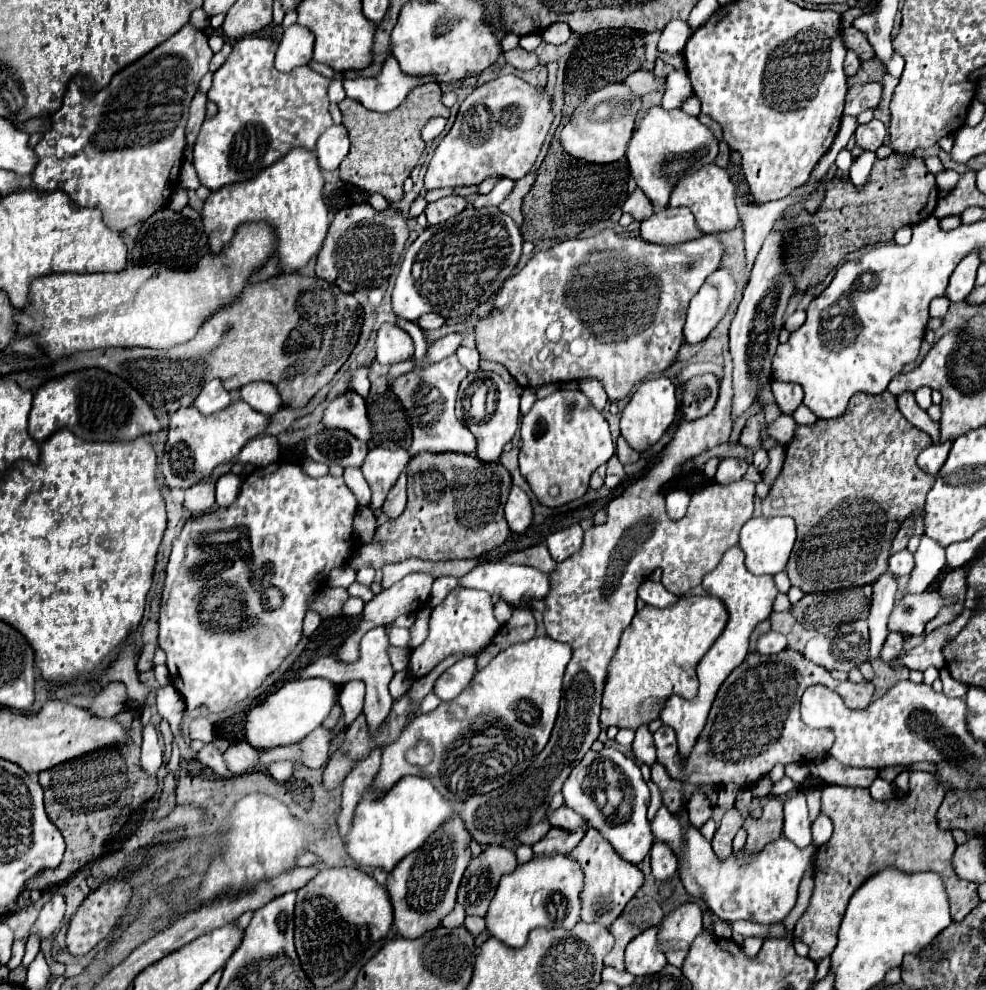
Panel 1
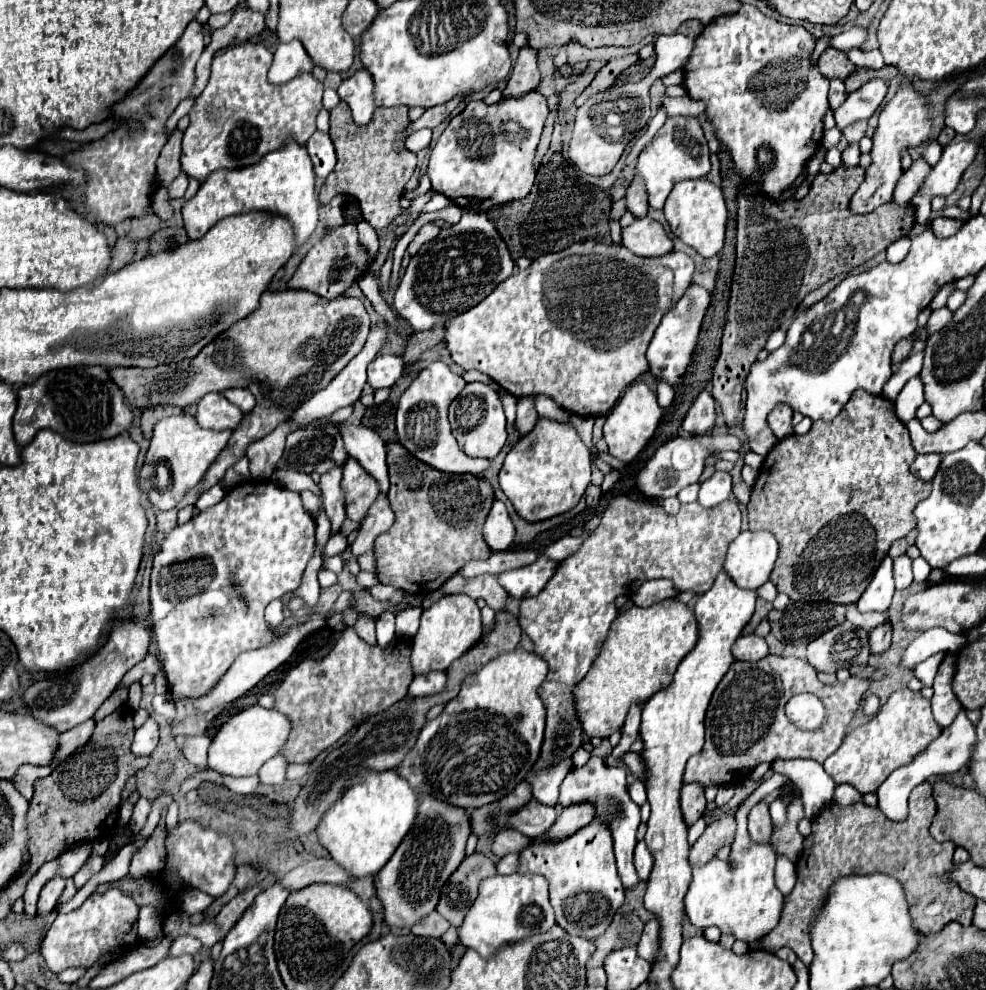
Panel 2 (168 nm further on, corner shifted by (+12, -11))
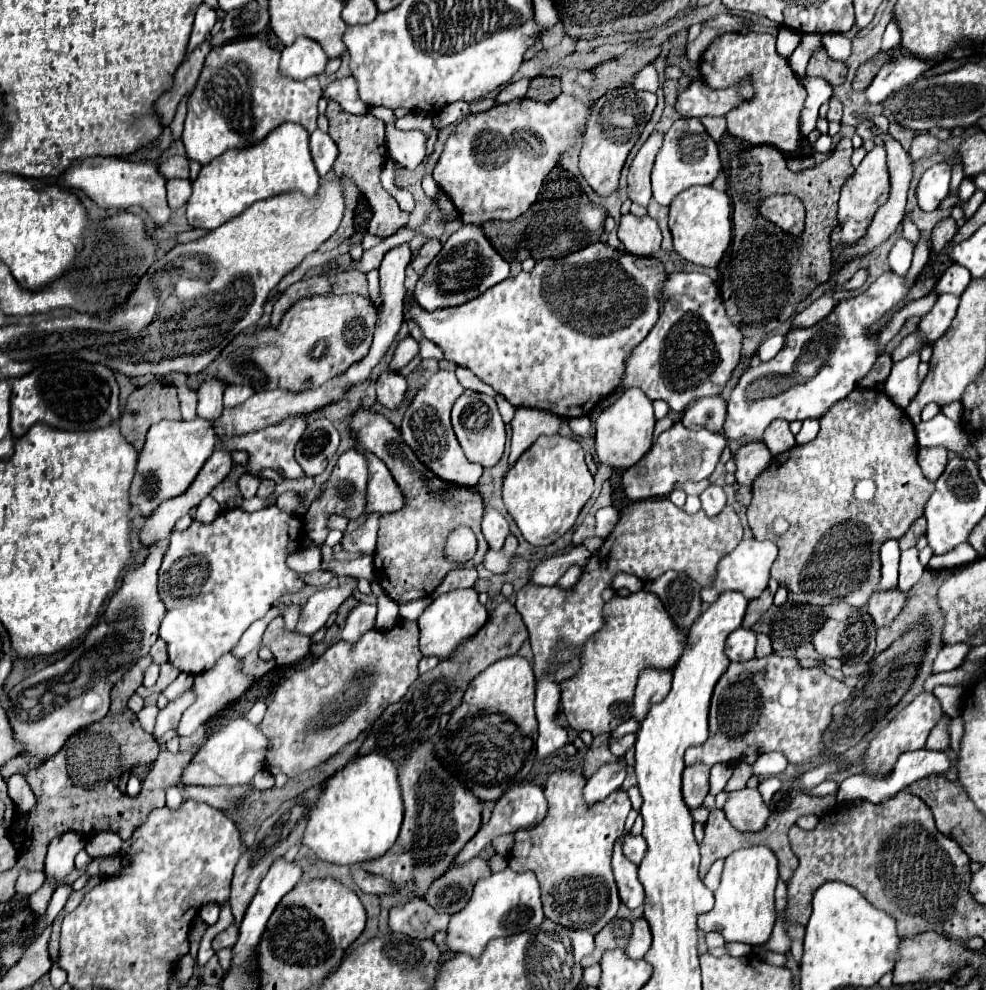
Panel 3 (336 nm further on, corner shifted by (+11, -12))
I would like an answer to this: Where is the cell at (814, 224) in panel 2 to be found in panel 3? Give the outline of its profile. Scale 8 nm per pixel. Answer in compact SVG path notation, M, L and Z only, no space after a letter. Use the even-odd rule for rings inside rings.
M842 137L830 157L804 171L792 173L786 167L786 157L772 145L756 145L732 159L728 195L732 199L734 237L730 247L730 263L722 275L722 297L730 321L742 333L742 355L732 373L732 379L750 367L758 345L794 313L818 285L830 275L830 233L838 225L838 197L842 185L854 175L850 163L852 143ZM770 195L794 195L806 207L806 227L798 237L786 235L778 225L766 221L758 213L758 205Z

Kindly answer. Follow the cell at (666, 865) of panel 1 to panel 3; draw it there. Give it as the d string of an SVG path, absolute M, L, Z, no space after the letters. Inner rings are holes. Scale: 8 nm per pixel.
M626 835L624 839L624 855L634 863L640 865L642 857L646 855L646 841L642 837L634 837L634 835Z

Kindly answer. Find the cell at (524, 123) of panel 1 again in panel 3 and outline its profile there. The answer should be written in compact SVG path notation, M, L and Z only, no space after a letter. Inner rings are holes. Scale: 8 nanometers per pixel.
M560 95L550 103L518 99L506 105L496 105L486 113L470 113L450 133L434 169L436 185L450 197L464 223L482 225L492 219L514 219L522 215L538 197L542 181L554 169L560 155L574 145L578 131L584 131L588 121L586 107L572 95Z

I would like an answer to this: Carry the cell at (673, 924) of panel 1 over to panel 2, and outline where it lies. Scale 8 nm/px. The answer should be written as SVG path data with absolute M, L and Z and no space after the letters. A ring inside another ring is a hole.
M649 920L645 922L641 940L637 944L637 954L649 962L655 960L655 952L659 946L659 922L657 920Z

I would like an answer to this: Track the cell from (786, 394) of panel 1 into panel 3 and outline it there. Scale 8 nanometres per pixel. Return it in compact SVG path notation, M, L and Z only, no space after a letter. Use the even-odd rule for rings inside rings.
M782 419L772 421L770 427L764 433L764 443L766 443L766 447L770 449L772 455L778 455L778 453L792 449L796 445L796 439L790 431L790 423L782 421Z

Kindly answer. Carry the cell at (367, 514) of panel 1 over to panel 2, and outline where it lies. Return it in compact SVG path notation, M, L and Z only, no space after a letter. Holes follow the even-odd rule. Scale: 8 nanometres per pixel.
M339 532L339 534L335 534L335 536L329 538L329 542L327 542L327 546L325 546L325 552L323 552L323 558L339 556L345 548L347 548L347 538Z

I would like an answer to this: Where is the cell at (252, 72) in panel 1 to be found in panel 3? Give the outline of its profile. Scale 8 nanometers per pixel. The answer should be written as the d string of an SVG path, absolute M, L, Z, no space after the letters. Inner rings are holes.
M244 39L232 41L222 47L216 47L208 53L200 79L188 101L188 115L184 121L182 143L186 149L186 157L190 161L198 161L200 165L208 165L212 159L220 157L230 149L248 149L264 141L278 125L290 121L302 125L308 133L316 129L318 117L318 99L322 97L322 87L318 77L308 77L304 81L292 81L278 73L280 51L270 49L260 39Z

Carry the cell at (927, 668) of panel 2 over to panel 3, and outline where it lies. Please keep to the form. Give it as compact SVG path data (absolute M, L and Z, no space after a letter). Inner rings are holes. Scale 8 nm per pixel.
M964 643L944 645L932 663L932 673L936 675L936 673L944 673L944 671L952 671L952 669L960 667L964 663L964 657L968 651L970 651L970 647Z

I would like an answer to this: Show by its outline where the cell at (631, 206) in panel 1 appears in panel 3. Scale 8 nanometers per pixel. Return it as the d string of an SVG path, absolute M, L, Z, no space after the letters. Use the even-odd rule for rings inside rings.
M652 133L632 161L628 175L628 197L632 203L646 207L648 201L652 199L650 171L660 147L662 147L662 133Z

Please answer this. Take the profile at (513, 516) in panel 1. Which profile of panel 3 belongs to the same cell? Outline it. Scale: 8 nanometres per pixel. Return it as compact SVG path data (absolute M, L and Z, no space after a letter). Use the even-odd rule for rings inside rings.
M488 509L482 519L482 533L484 533L490 549L494 549L494 551L502 549L506 537L510 535L510 527L508 527L506 517L496 509Z

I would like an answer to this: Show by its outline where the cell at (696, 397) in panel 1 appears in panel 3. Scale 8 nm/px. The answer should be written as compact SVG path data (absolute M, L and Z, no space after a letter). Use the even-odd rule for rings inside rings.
M720 395L702 397L698 399L686 413L682 415L682 425L686 429L708 429L708 431L722 431L726 417L726 401Z

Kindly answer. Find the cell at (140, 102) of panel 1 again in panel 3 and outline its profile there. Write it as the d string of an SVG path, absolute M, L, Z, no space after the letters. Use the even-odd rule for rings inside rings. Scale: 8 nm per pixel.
M202 3L202 5L198 7L198 11L196 11L194 29L192 29L192 35L190 35L190 43L188 43L186 53L190 53L190 49L196 49L202 41L206 41L206 37L210 35L214 23L216 23L216 13L214 13L214 9L210 9L210 7L206 7L206 5Z

